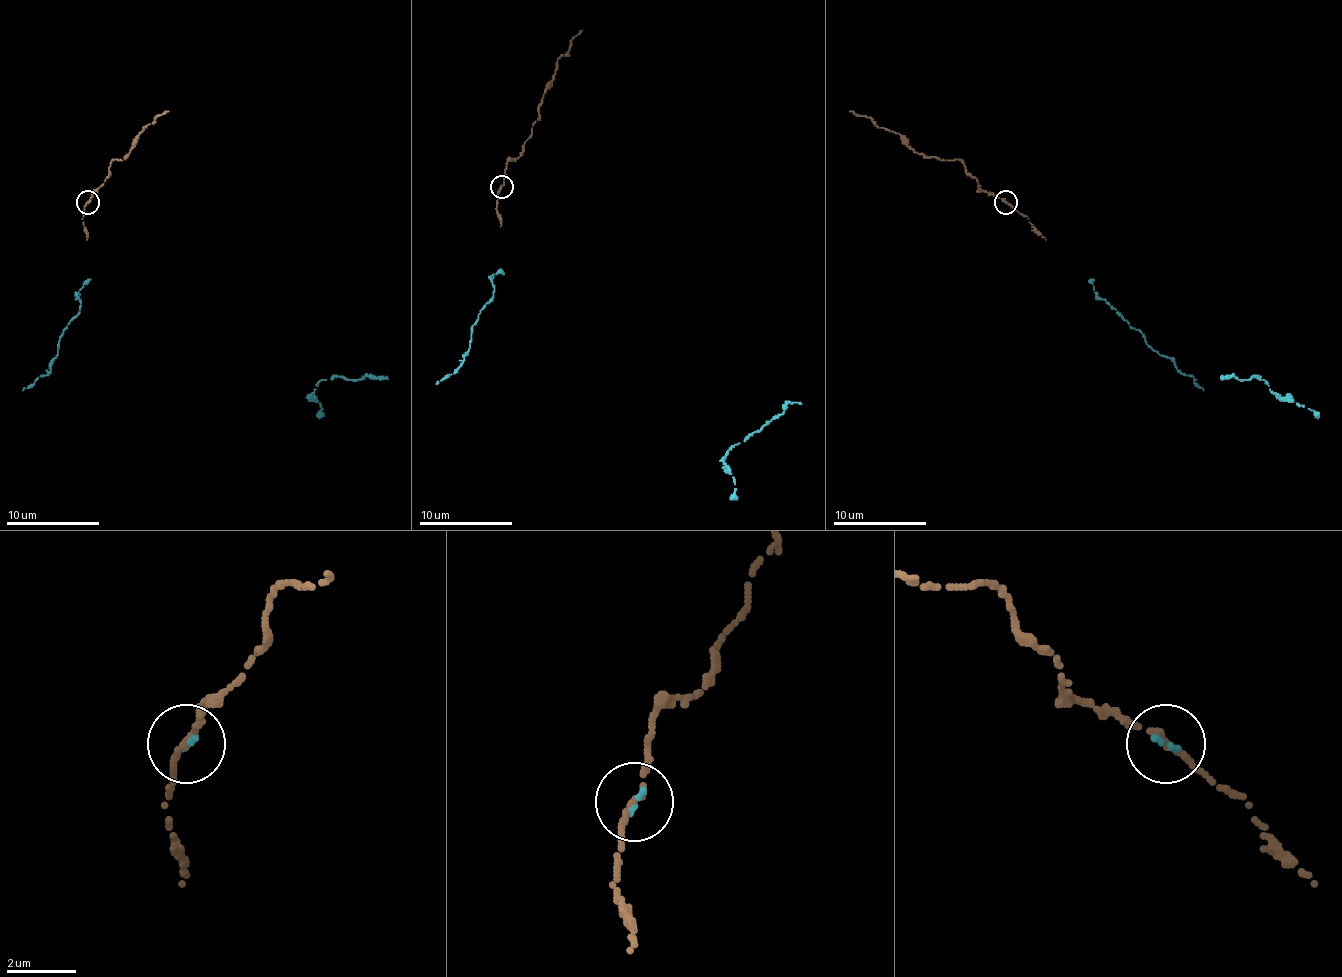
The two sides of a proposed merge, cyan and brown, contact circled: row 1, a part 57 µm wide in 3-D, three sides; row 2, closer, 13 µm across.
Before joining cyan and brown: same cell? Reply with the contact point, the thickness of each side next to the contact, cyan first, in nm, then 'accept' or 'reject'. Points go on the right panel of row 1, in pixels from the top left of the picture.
place (1006, 202); calibres 160 and 170 nm; accept

